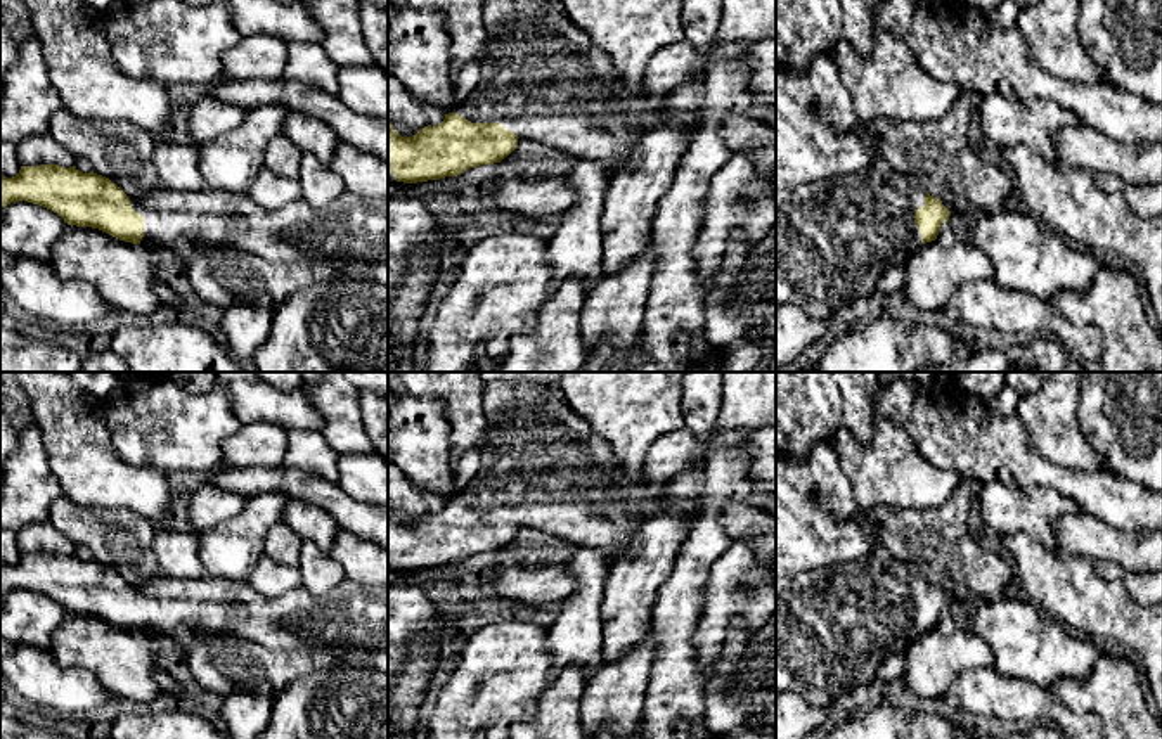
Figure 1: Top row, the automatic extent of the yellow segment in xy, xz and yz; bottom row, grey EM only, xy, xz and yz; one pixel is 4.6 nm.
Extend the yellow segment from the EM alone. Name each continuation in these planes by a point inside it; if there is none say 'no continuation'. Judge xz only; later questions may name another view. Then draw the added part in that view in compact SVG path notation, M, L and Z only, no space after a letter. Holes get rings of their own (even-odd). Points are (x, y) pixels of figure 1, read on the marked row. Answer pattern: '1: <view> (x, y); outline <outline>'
1: xz (542, 77); outline M485 0L481 78L457 114L471 123L500 123L518 135L568 157L587 157L610 175L630 166L636 144L656 123L663 95L630 88L620 69L575 26L559 0Z

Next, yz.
1: yz (833, 239); outline M881 164L798 187L776 213L776 305L791 305L816 320L835 322L842 306L868 299L885 267L904 267L923 246L914 213L925 194L920 178Z

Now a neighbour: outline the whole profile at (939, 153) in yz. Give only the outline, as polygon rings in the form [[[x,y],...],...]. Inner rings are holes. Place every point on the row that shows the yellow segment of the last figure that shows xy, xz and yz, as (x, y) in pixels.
[[[961,92],[940,119],[862,121],[859,133],[876,149],[881,166],[920,178],[949,211],[992,215],[1004,208],[1015,180],[1004,166],[984,161],[970,145],[980,102],[978,92]]]

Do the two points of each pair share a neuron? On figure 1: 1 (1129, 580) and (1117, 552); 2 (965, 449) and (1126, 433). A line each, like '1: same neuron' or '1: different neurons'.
1: different neurons
2: different neurons

